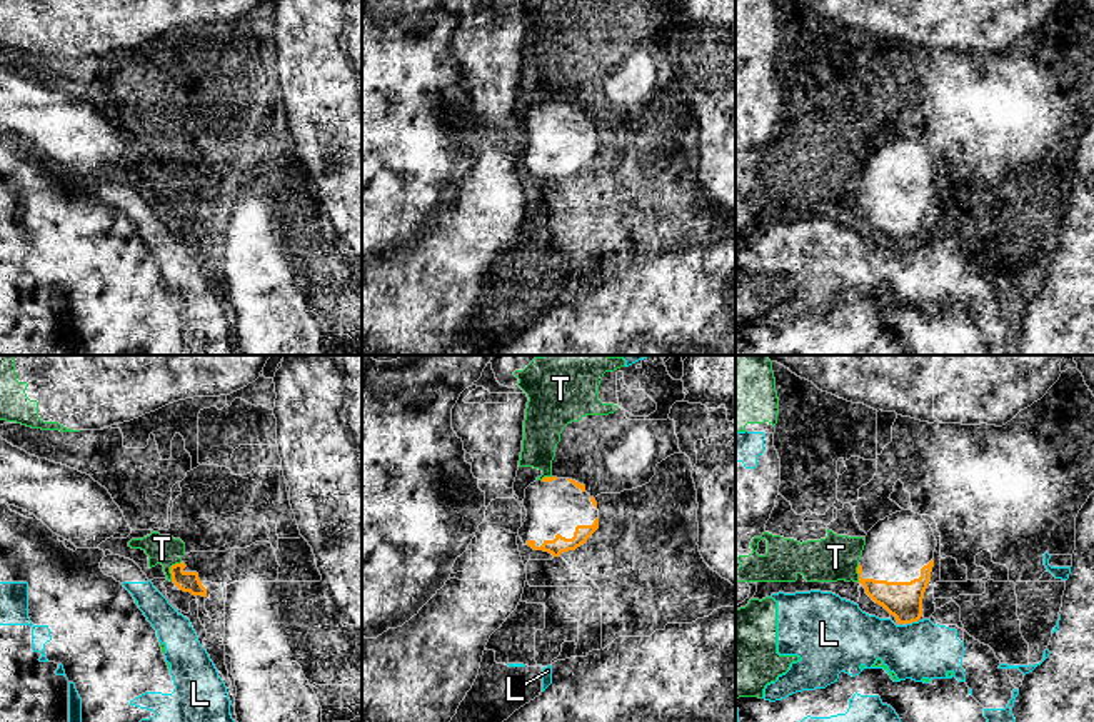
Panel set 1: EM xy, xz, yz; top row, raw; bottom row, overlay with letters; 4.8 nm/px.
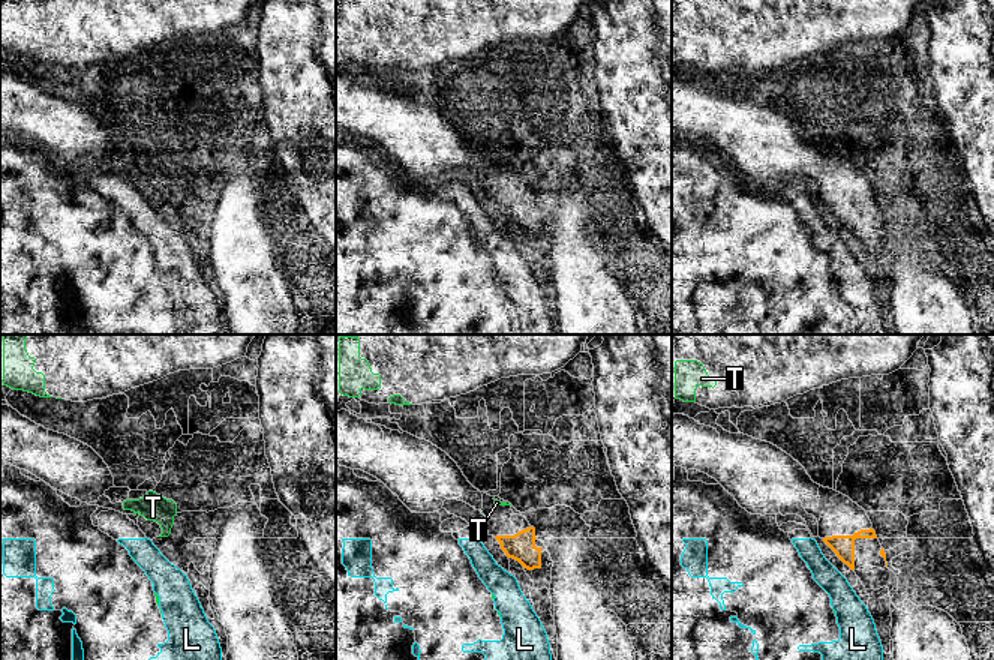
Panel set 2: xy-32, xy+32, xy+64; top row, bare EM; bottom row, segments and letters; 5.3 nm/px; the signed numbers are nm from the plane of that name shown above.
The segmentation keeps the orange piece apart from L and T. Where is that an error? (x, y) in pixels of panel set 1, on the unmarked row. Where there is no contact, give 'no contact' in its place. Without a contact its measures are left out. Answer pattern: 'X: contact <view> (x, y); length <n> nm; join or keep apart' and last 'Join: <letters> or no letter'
L: contact yz (911, 249); length 50 nm; keep apart
T: contact xy (170, 195); length 120 nm; keep apart
Join: no letter

